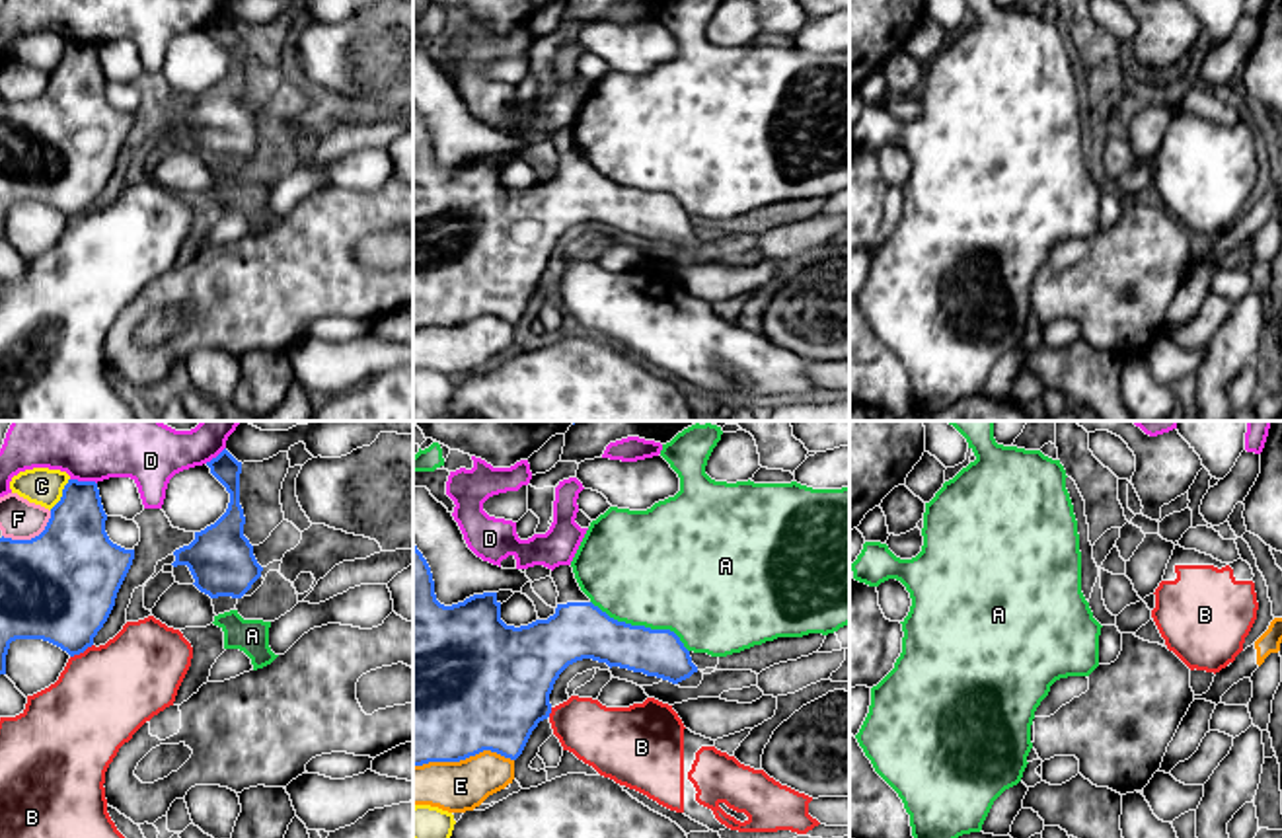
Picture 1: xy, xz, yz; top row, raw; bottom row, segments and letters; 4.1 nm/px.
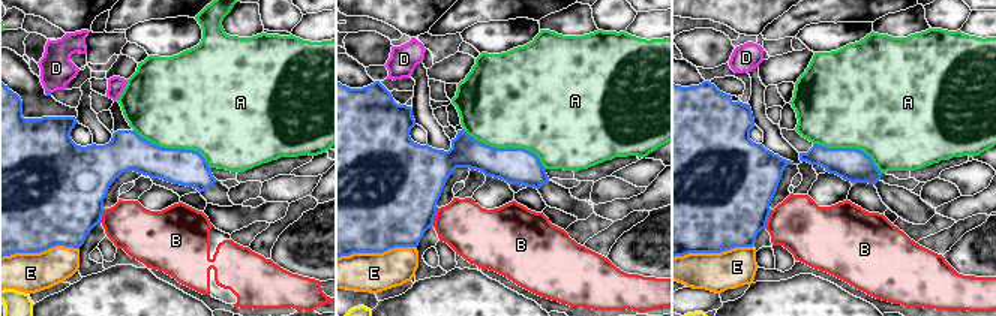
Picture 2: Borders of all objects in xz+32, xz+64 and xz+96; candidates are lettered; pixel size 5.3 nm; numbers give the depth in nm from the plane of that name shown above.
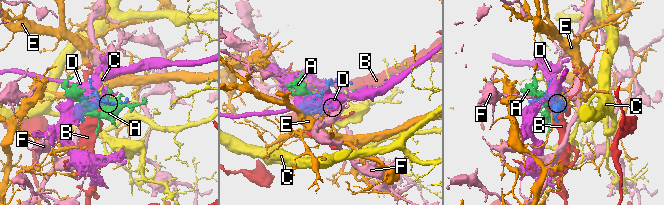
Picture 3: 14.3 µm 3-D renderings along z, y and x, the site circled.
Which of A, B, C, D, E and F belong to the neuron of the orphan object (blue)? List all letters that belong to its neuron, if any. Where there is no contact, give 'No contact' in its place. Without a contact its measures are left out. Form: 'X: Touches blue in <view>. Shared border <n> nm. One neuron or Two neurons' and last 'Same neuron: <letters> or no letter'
A: Touches blue in xz. Shared border 460 nm. Two neurons
B: Touches blue in xy. Shared border 110 nm. Two neurons
C: Touches blue in xy. Shared border 160 nm. Two neurons
D: Touches blue in xy. Shared border 110 nm. Two neurons
E: Touches blue in xz. Shared border 420 nm. Two neurons
F: Touches blue in xy. Shared border 240 nm. Two neurons
Same neuron: no letter

